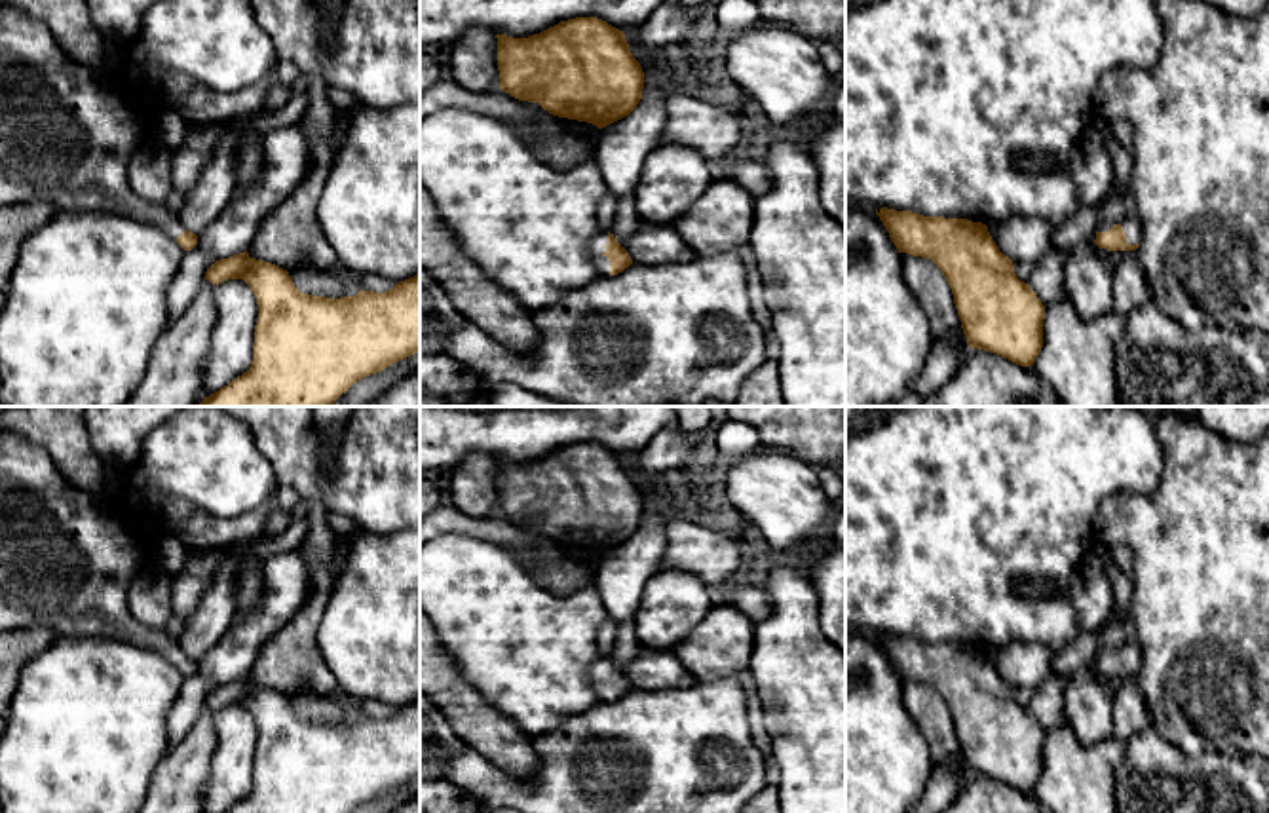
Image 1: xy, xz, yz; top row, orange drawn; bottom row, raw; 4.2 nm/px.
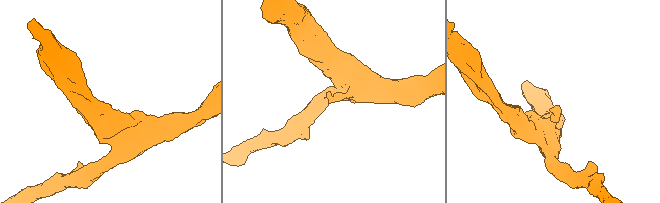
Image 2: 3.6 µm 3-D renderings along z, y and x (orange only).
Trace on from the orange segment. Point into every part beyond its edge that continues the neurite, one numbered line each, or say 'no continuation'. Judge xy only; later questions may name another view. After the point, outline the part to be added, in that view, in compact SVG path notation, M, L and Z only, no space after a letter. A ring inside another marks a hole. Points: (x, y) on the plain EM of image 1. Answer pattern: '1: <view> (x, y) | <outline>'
1: xy (67, 557) | M0 431L0 633L19 629L47 629L57 633L59 636L104 636L120 642L129 642L137 648L154 650L167 657L173 665L177 665L184 657L184 652L180 650L179 642L175 642L165 629L152 629L142 625L139 619L133 617L129 610L131 581L146 564L148 551L144 539L118 501L70 484L59 473L53 460L42 446L19 435Z

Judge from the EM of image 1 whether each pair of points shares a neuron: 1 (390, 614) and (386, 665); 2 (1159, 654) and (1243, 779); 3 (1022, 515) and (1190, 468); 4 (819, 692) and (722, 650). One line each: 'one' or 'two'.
1: one
2: two
3: two
4: two

